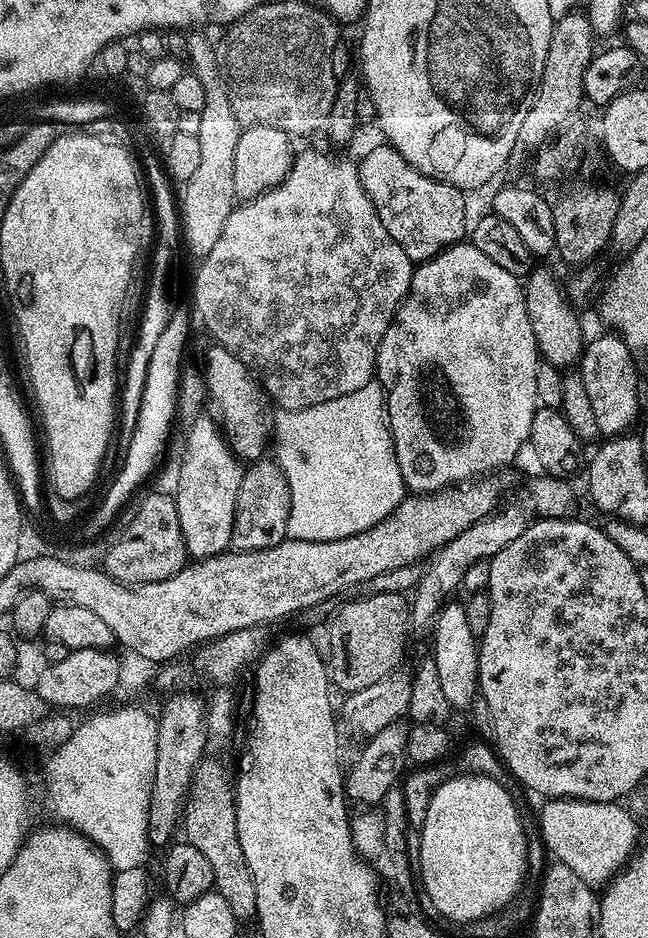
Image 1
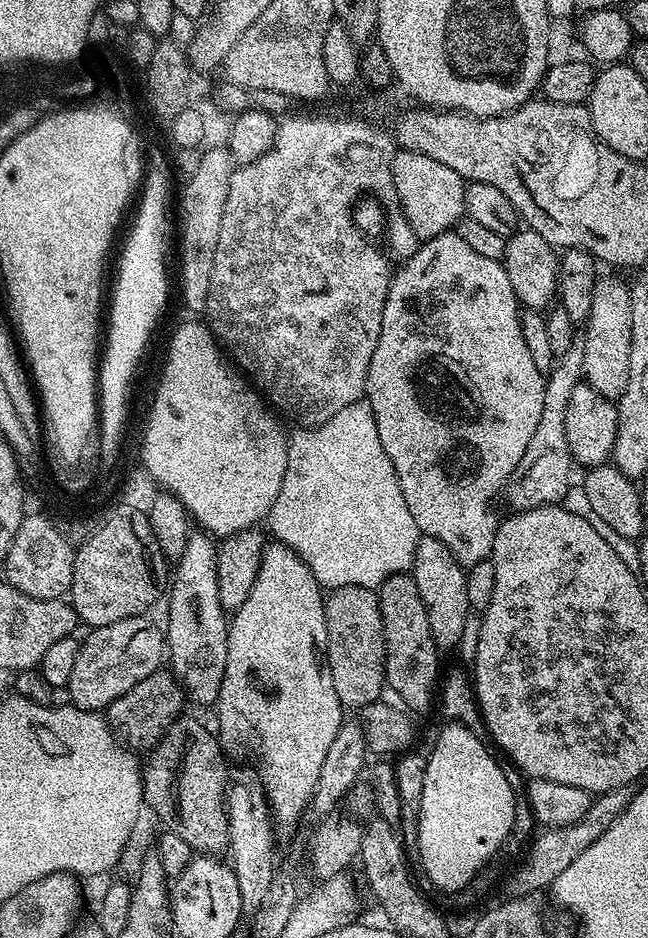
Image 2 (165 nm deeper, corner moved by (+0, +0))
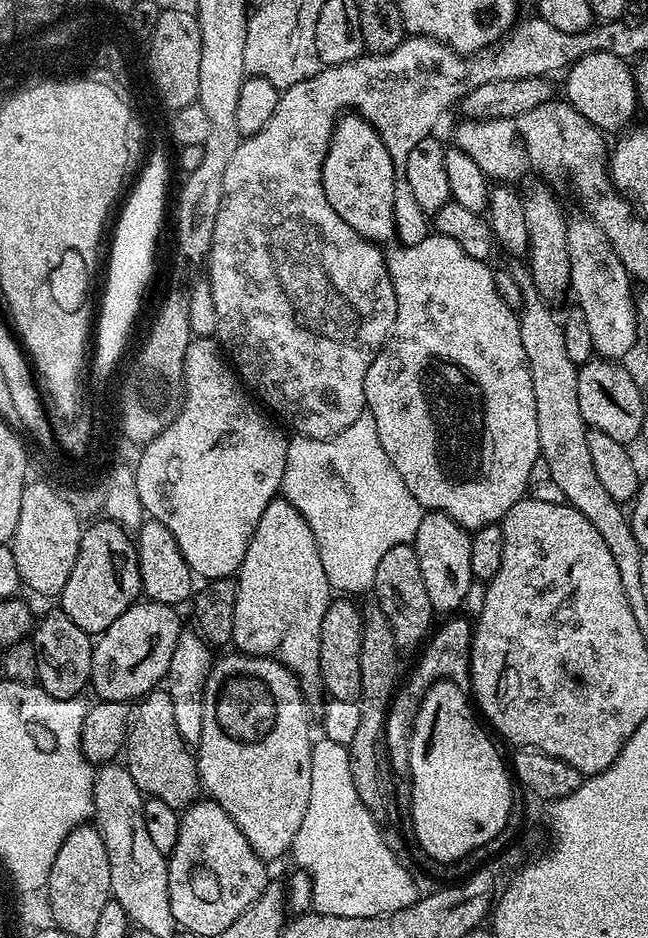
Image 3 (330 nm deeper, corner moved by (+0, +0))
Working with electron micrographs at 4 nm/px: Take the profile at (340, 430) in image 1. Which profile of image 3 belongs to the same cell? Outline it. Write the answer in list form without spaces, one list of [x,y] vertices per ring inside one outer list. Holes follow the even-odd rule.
[[[367,410],[350,422],[346,430],[328,440],[315,440],[299,434],[289,439],[282,496],[294,506],[294,510],[298,510],[298,514],[302,514],[302,518],[306,518],[306,526],[314,530],[322,570],[326,570],[330,587],[340,594],[364,592],[367,588],[369,591],[374,585],[374,574],[378,574],[378,562],[382,562],[386,550],[412,544],[425,513],[418,498],[414,498],[406,482],[402,482],[402,474],[394,470],[394,462],[390,462],[386,450],[382,450],[378,426]]]

